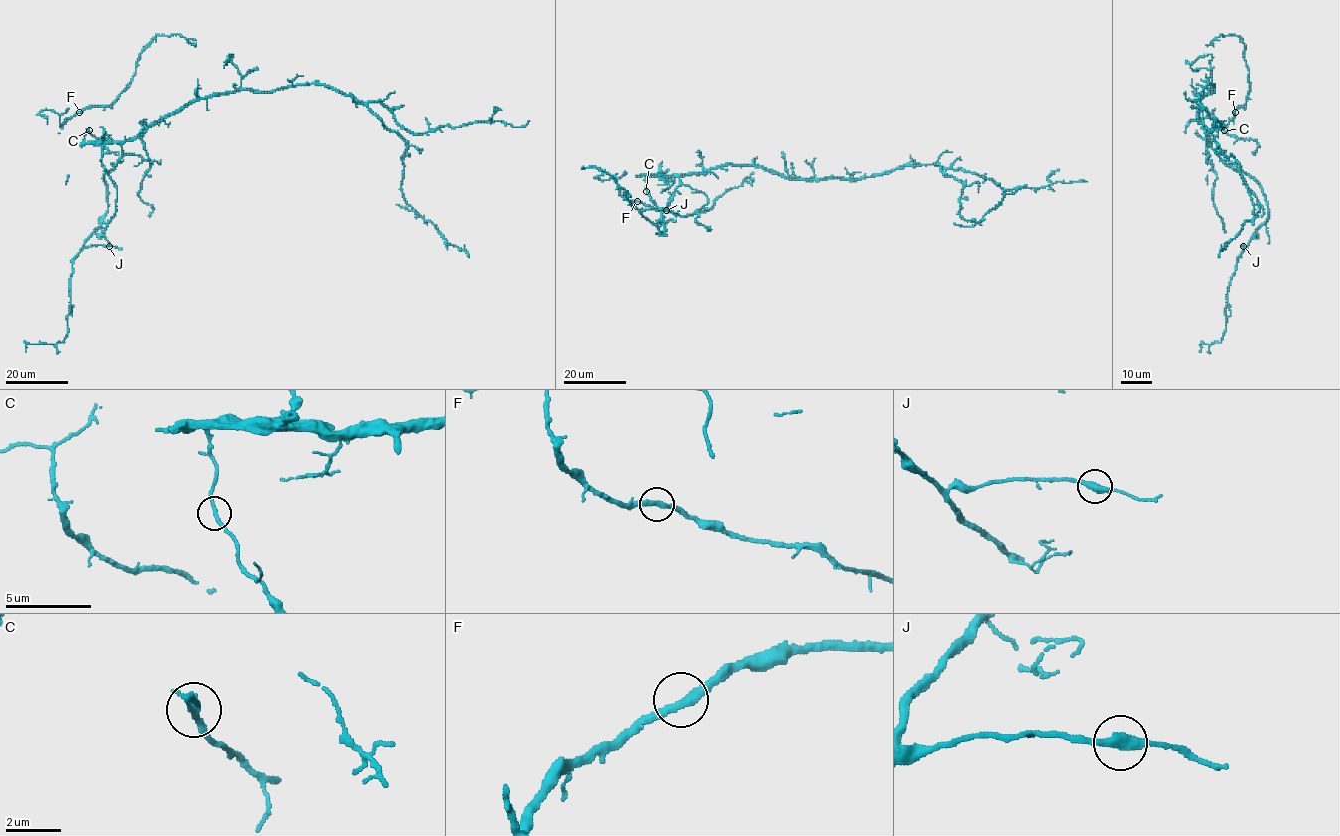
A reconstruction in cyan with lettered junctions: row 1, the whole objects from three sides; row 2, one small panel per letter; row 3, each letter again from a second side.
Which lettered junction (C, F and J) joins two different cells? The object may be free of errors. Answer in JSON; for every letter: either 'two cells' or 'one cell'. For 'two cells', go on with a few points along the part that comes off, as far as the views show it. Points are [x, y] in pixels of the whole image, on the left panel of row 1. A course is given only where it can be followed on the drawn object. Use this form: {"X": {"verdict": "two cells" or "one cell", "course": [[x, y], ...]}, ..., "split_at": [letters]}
{"C": {"verdict": "one cell"}, "F": {"verdict": "one cell"}, "J": {"verdict": "one cell"}, "split_at": []}

